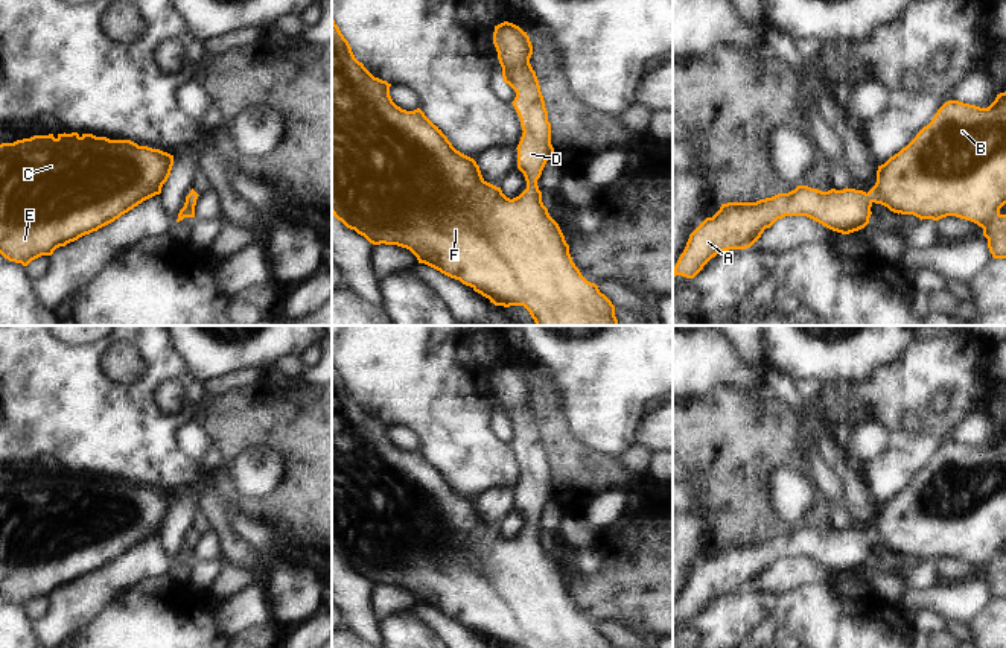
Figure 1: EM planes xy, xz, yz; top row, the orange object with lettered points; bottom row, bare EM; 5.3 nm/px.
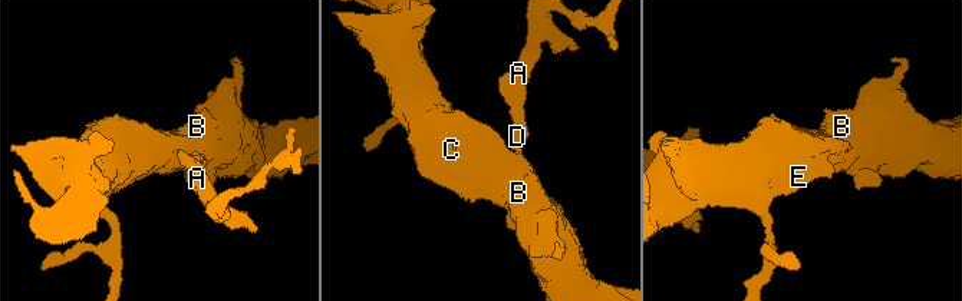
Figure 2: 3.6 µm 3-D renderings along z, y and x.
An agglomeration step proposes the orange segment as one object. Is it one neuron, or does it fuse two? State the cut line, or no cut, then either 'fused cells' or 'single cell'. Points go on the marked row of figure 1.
no cut; single cell

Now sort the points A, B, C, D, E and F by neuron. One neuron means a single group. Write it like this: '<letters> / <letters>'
A B C D E F

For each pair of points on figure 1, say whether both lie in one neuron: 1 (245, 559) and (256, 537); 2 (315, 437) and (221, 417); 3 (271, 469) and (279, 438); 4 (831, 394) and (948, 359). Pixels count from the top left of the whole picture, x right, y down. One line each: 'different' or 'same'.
1: different
2: same
3: different
4: different

